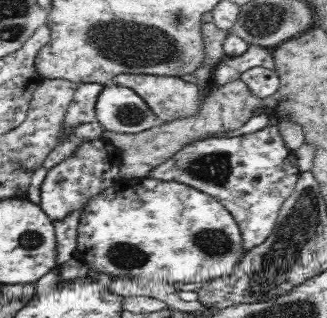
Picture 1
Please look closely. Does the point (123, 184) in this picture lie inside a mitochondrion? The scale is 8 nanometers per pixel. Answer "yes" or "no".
no

